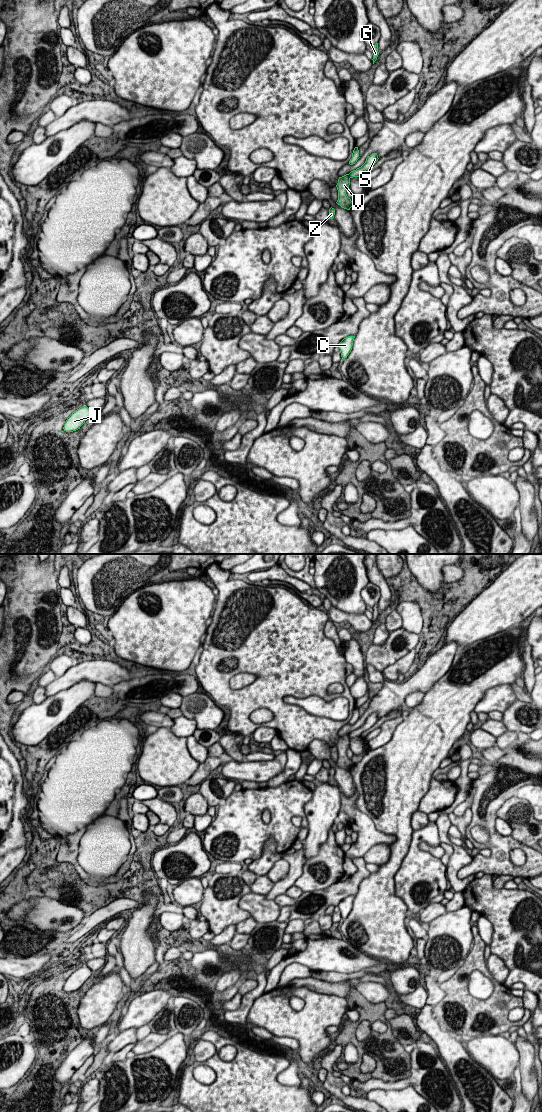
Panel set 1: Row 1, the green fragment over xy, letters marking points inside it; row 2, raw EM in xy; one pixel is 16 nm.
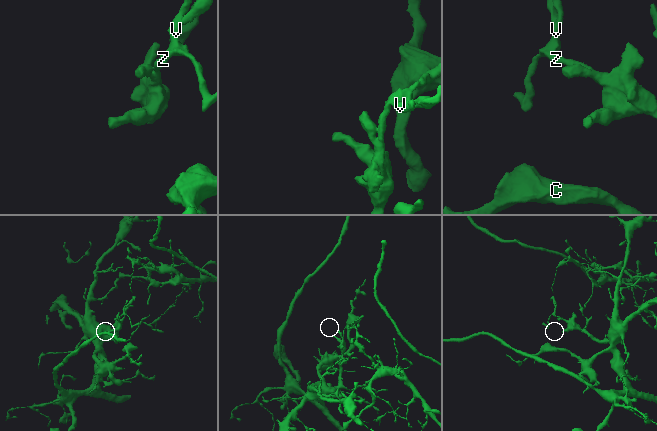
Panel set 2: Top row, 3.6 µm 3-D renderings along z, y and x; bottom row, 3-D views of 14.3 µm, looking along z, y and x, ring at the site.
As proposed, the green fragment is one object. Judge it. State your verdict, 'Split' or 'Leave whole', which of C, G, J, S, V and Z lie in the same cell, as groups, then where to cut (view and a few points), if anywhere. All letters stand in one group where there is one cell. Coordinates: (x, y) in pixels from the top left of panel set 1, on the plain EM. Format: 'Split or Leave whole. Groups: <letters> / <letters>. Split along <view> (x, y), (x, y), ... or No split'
Split. Groups: C J V Z / G S. Split along xy (348, 734), (350, 737)

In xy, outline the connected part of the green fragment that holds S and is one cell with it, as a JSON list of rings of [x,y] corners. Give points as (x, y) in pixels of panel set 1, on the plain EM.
[[[372,713],[370,716],[366,718],[365,723],[361,727],[349,733],[349,737],[350,738],[361,737],[362,733],[370,729],[378,721],[378,719],[379,718],[377,713]]]

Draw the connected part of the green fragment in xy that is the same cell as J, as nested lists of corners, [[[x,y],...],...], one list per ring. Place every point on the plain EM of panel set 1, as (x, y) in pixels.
[[[82,966],[76,971],[72,972],[72,974],[67,978],[64,984],[64,991],[73,992],[78,989],[85,983],[85,981],[94,976],[94,973],[87,966]]]

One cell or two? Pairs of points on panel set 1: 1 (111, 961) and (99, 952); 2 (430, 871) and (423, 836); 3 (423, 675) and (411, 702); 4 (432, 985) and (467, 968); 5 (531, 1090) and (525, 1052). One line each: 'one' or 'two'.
1: two
2: one
3: two
4: two
5: one

